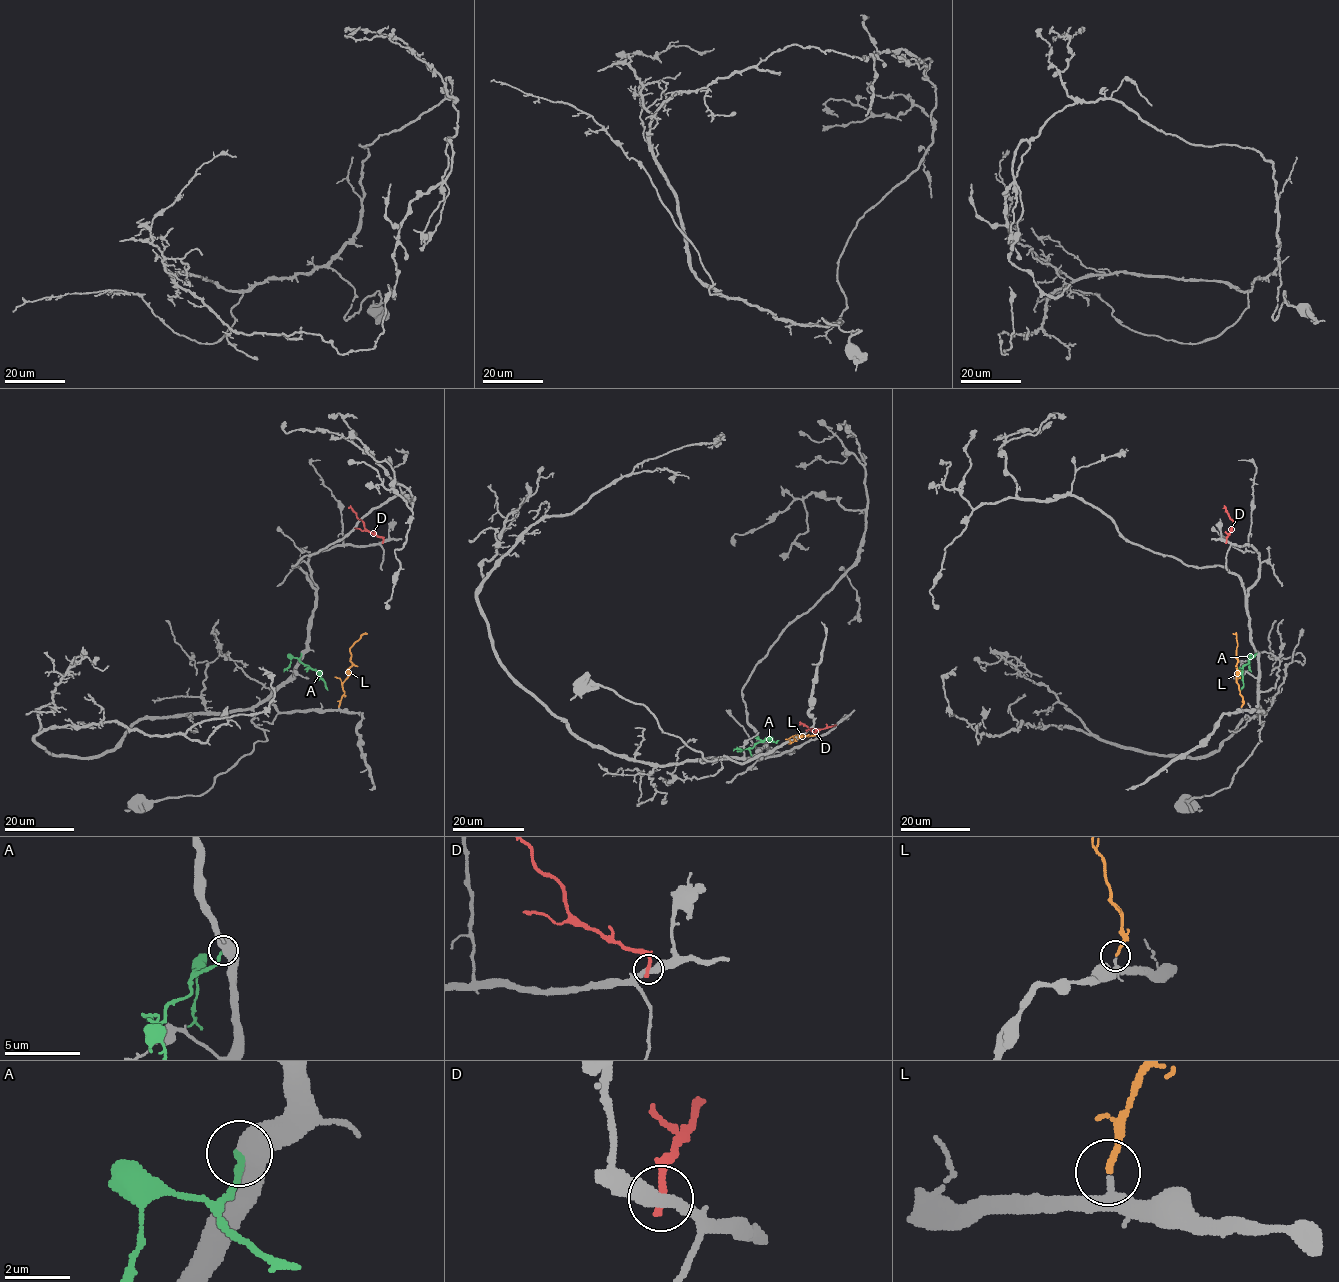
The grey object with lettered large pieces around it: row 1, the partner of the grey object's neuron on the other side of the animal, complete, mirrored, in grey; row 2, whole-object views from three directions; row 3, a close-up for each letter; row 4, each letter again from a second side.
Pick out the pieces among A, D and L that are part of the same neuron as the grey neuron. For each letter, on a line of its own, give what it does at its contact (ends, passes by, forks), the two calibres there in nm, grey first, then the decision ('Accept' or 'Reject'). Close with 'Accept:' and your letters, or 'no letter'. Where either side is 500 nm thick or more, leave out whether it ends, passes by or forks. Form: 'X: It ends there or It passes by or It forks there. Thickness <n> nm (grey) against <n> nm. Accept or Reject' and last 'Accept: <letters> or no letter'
A: Thickness 500 nm (grey) against 200 nm. Reject
D: It ends there. Thickness 360 nm (grey) against 280 nm. Reject
L: It ends there. Thickness 240 nm (grey) against 170 nm. Accept
Accept: L

